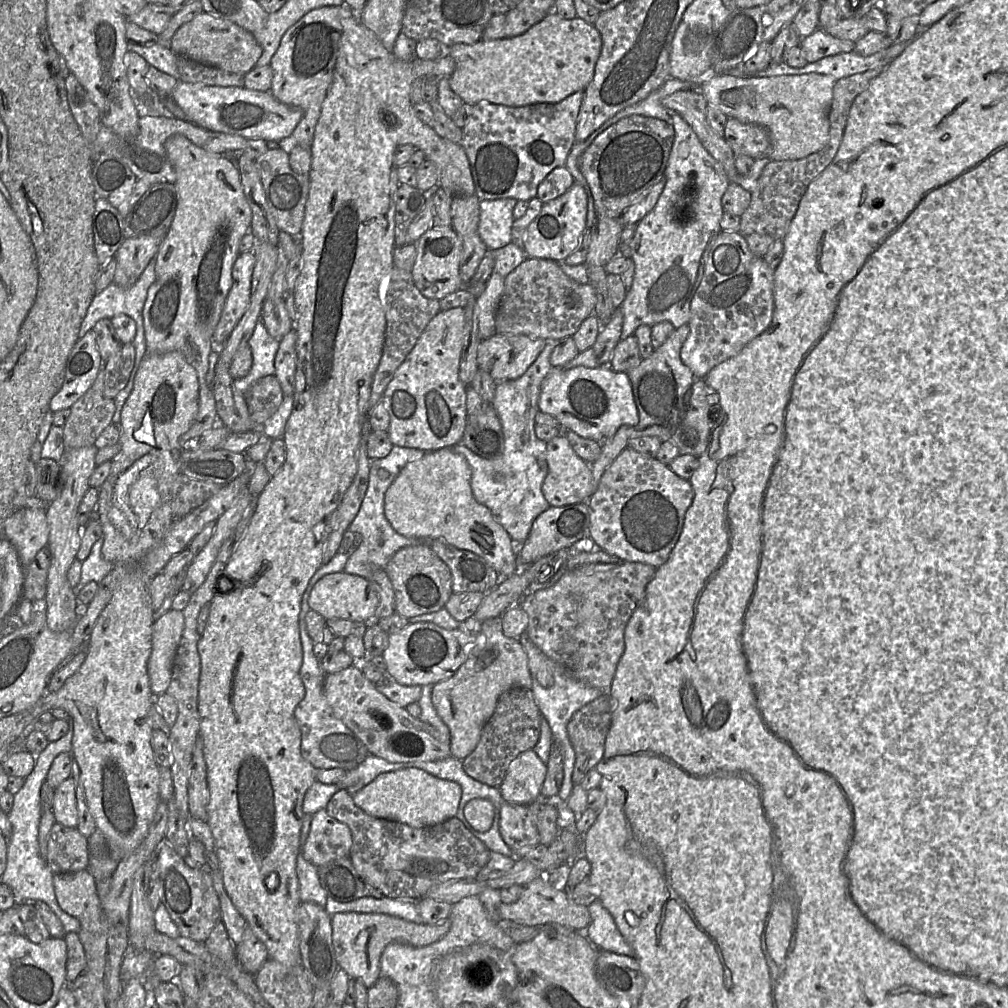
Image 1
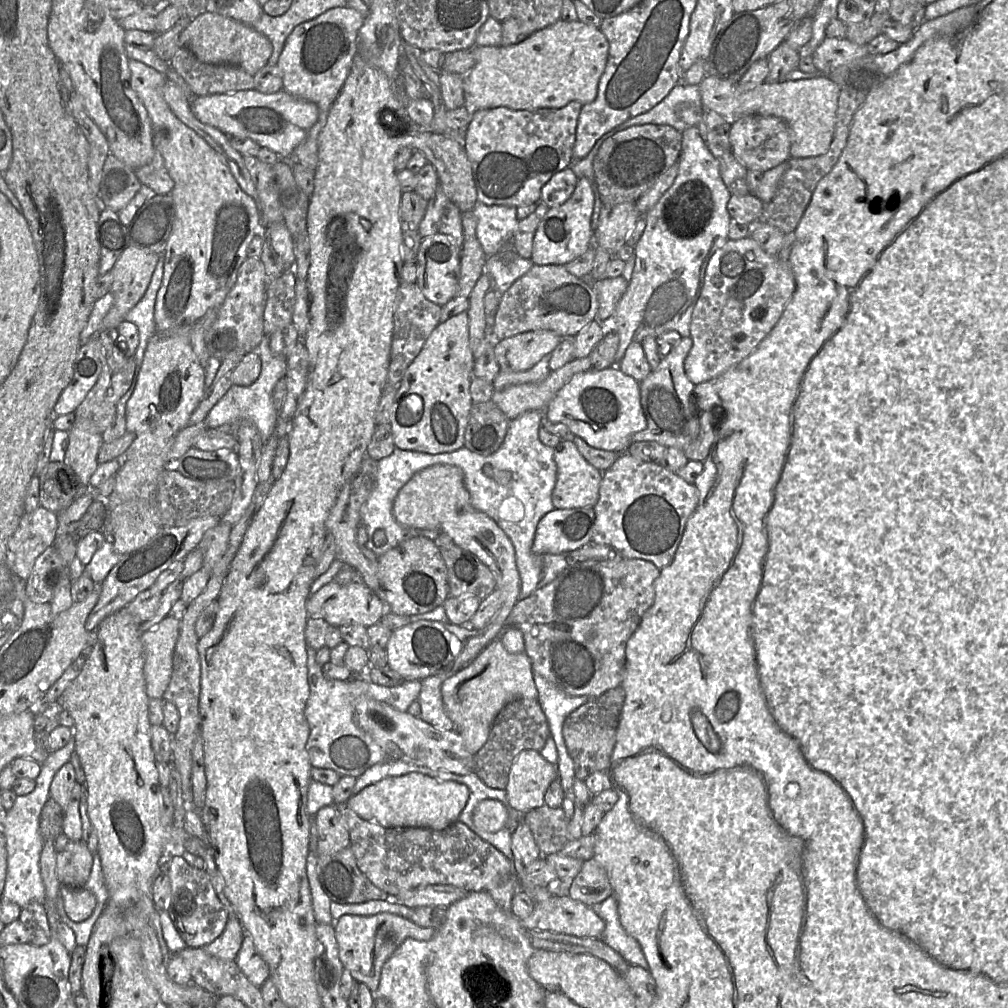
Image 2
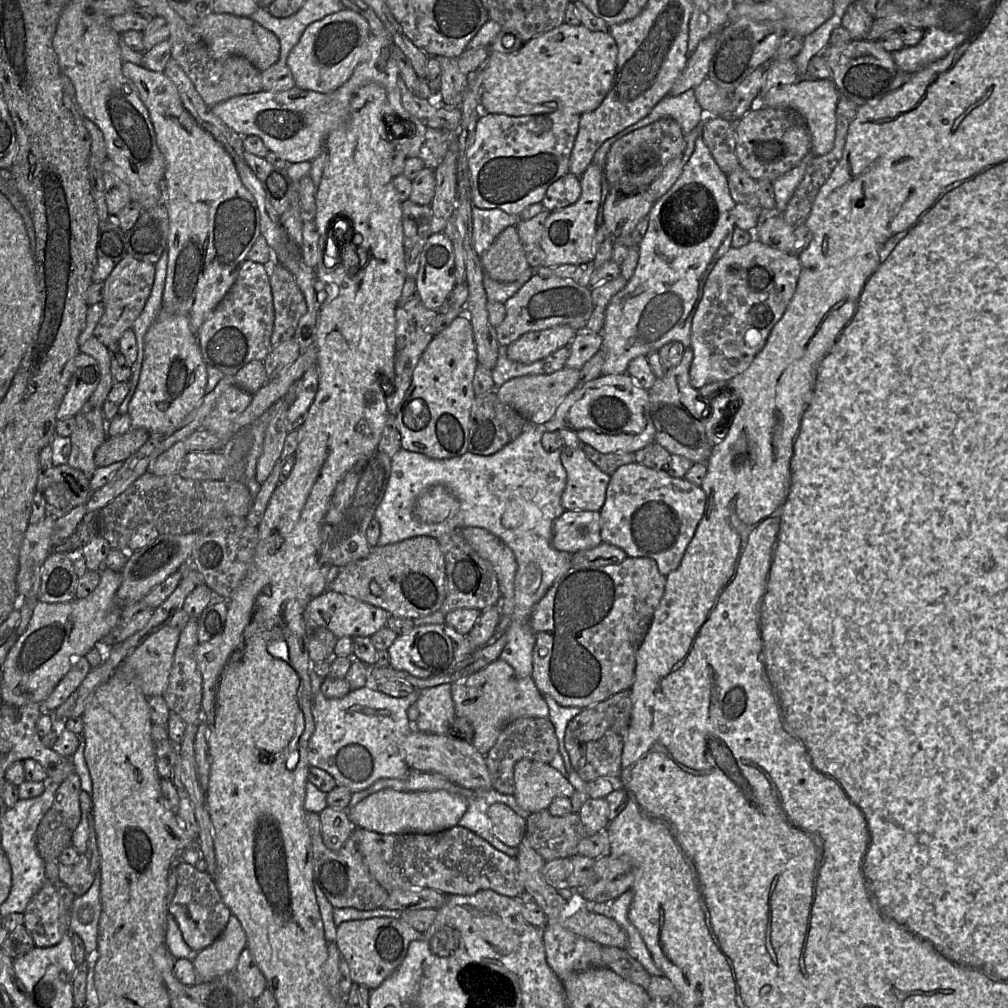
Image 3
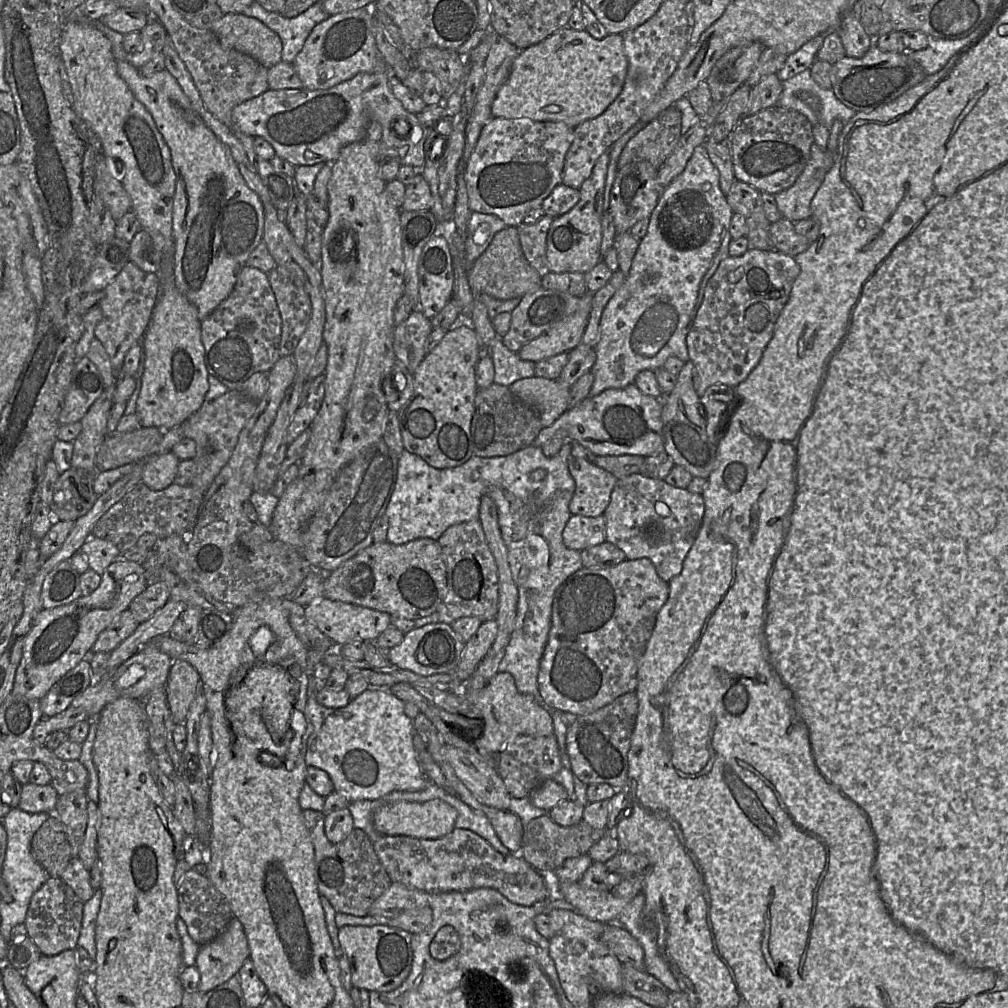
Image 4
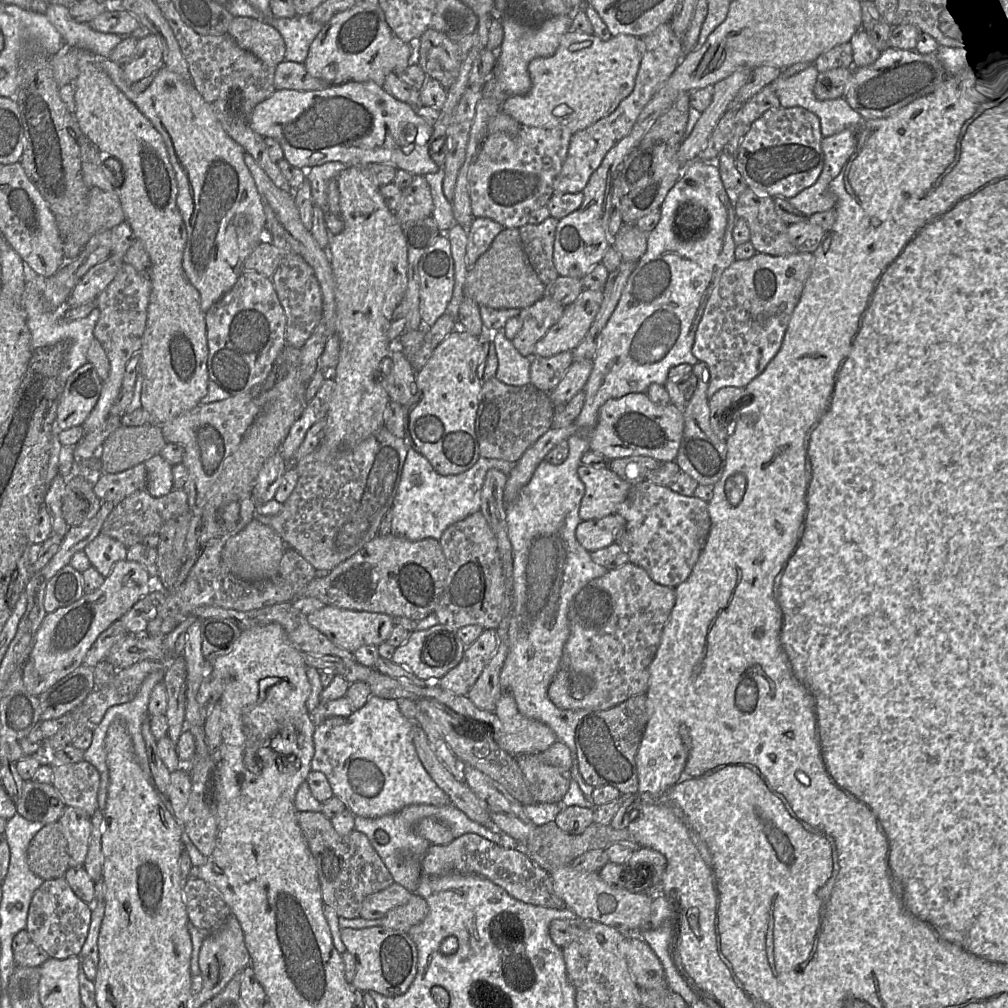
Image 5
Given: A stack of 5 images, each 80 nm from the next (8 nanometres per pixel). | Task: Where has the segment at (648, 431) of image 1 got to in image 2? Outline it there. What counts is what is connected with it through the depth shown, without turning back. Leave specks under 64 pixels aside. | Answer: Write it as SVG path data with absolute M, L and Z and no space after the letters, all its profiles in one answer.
M683 337L679 344L665 357L659 366L639 382L641 406L647 420L645 430L635 433L632 441L655 441L669 448L684 451L697 436L697 408L693 384L685 371L684 362L693 345L691 337Z

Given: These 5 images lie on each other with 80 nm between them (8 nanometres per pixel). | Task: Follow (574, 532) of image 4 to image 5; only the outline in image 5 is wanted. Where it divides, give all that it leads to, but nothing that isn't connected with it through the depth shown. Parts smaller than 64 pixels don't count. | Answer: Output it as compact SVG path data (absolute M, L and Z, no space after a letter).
M615 513L600 519L582 520L575 531L577 541L589 552L615 543L615 538L626 524L625 518Z

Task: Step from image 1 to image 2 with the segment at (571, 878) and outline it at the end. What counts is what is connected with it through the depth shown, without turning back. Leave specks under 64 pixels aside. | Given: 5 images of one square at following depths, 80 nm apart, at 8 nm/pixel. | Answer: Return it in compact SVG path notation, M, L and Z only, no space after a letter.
M593 858L584 860L569 887L568 896L591 907L612 895L613 889L605 867Z

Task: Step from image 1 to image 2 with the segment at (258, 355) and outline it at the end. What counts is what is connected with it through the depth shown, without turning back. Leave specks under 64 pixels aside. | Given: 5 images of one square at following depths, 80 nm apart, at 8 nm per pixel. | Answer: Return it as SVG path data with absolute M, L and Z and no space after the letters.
M264 336L256 349L261 360L261 373L258 379L249 386L232 385L221 400L211 409L205 422L208 428L217 428L221 425L235 425L241 420L251 421L257 428L263 445L272 436L276 421L280 414L272 401L272 391L276 382L284 378L286 360L284 355L272 352L267 336Z

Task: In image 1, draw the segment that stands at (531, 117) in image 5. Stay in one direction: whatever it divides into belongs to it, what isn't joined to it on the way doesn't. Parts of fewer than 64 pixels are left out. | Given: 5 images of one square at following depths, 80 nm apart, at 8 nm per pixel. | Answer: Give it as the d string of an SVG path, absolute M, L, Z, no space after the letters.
M551 12L519 36L480 39L474 44L454 44L446 47L443 55L449 55L455 61L455 70L448 81L450 88L464 103L475 105L489 102L520 107L536 103L558 103L577 91L584 91L593 79L601 48L602 38L593 24L578 16L566 19Z

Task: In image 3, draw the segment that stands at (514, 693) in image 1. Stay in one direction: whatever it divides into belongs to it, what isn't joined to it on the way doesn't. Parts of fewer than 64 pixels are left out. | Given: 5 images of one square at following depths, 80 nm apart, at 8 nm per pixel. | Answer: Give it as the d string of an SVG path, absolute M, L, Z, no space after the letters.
M521 717L509 722L500 732L493 747L484 756L492 788L499 793L513 795L516 762L530 759L549 764L557 753L559 753L558 739L554 726L548 718Z

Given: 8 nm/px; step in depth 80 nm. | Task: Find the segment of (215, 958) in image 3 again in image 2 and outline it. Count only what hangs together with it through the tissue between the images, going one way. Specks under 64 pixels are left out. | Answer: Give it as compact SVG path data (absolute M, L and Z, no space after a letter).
M236 916L229 917L223 932L202 948L220 960L233 961L241 948L245 933L239 919Z

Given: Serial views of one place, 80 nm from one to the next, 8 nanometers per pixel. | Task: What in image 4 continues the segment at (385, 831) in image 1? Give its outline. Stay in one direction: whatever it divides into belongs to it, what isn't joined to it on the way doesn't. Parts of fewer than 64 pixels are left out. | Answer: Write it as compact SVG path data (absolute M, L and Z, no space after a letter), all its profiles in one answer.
M454 828L450 833L445 836L437 839L421 839L414 838L409 836L389 836L389 835L380 835L374 841L372 841L372 846L375 854L377 855L380 863L384 867L387 872L391 882L401 883L409 888L418 889L427 893L443 893L450 891L468 891L477 888L493 888L500 892L503 896L505 896L508 900L513 903L524 905L524 906L532 906L536 903L546 902L550 900L558 900L551 899L550 893L547 888L544 876L541 872L532 867L520 854L510 854L504 855L494 849L484 838L476 834L475 832L468 829L459 829Z

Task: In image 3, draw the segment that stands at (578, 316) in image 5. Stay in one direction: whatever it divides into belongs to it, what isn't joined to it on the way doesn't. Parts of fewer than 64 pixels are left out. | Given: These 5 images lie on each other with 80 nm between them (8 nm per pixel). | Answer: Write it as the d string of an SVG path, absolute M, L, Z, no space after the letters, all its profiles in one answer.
M567 325L528 332L506 346L506 355L510 360L521 364L544 360L559 348L569 346L577 333Z

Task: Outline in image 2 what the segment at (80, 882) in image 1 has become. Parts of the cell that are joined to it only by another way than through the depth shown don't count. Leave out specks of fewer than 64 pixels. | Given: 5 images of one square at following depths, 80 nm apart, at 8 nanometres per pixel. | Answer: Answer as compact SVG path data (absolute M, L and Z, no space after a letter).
M61 885L59 894L66 914L73 921L83 922L93 914L96 907L96 898L85 887Z

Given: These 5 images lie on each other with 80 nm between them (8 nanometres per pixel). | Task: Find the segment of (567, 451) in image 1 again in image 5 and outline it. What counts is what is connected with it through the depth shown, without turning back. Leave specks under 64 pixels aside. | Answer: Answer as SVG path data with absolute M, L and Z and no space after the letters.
M582 464L578 468L578 475L585 486L579 508L582 520L615 514L631 487L609 468Z

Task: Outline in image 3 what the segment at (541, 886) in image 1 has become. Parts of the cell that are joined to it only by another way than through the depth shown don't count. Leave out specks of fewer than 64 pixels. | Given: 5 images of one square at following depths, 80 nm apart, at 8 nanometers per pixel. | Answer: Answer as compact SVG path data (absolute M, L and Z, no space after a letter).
M585 905L579 907L574 916L567 918L563 927L601 946L619 949L625 949L627 946L627 934L614 919L597 914Z

